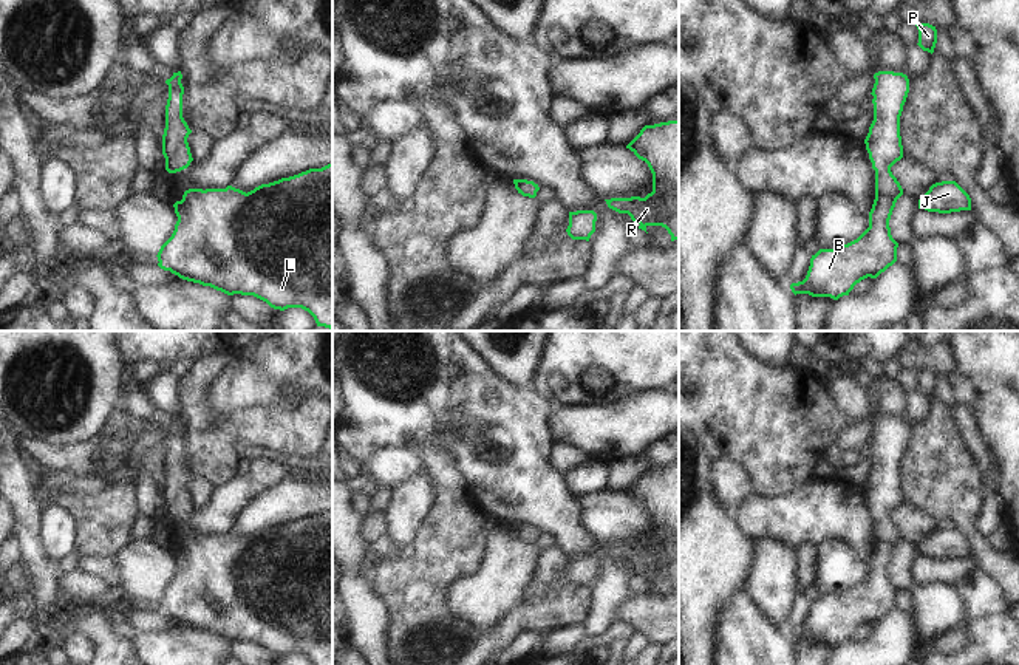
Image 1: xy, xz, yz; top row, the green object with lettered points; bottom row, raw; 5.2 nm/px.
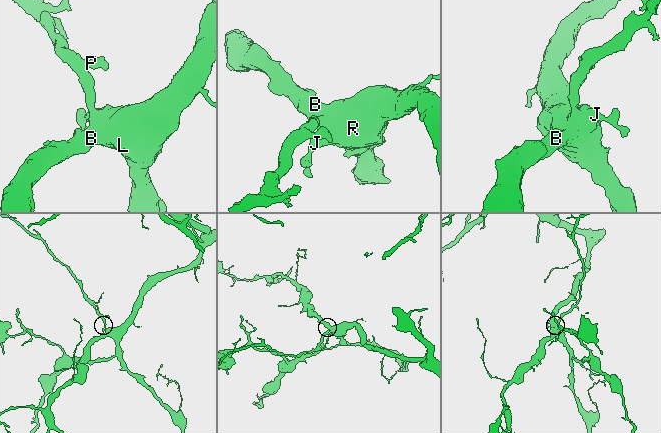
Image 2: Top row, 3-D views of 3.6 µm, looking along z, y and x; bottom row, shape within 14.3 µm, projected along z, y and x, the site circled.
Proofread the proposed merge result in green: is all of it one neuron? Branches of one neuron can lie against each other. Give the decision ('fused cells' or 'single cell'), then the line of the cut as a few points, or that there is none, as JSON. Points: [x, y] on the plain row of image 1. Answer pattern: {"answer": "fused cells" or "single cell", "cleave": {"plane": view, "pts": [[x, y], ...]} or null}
{"answer": "single cell", "cleave": null}

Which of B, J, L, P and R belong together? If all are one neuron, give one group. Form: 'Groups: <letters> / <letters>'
Groups: B J L P R.

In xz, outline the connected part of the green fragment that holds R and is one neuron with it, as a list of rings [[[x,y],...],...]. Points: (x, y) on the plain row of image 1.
[[[679,467],[645,472],[626,492],[653,520],[653,538],[645,544],[605,546],[608,554],[628,560],[639,575],[662,572],[679,586]]]

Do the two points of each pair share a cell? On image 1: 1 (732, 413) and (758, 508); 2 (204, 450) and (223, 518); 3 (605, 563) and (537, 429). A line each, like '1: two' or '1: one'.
1: two
2: two
3: one

